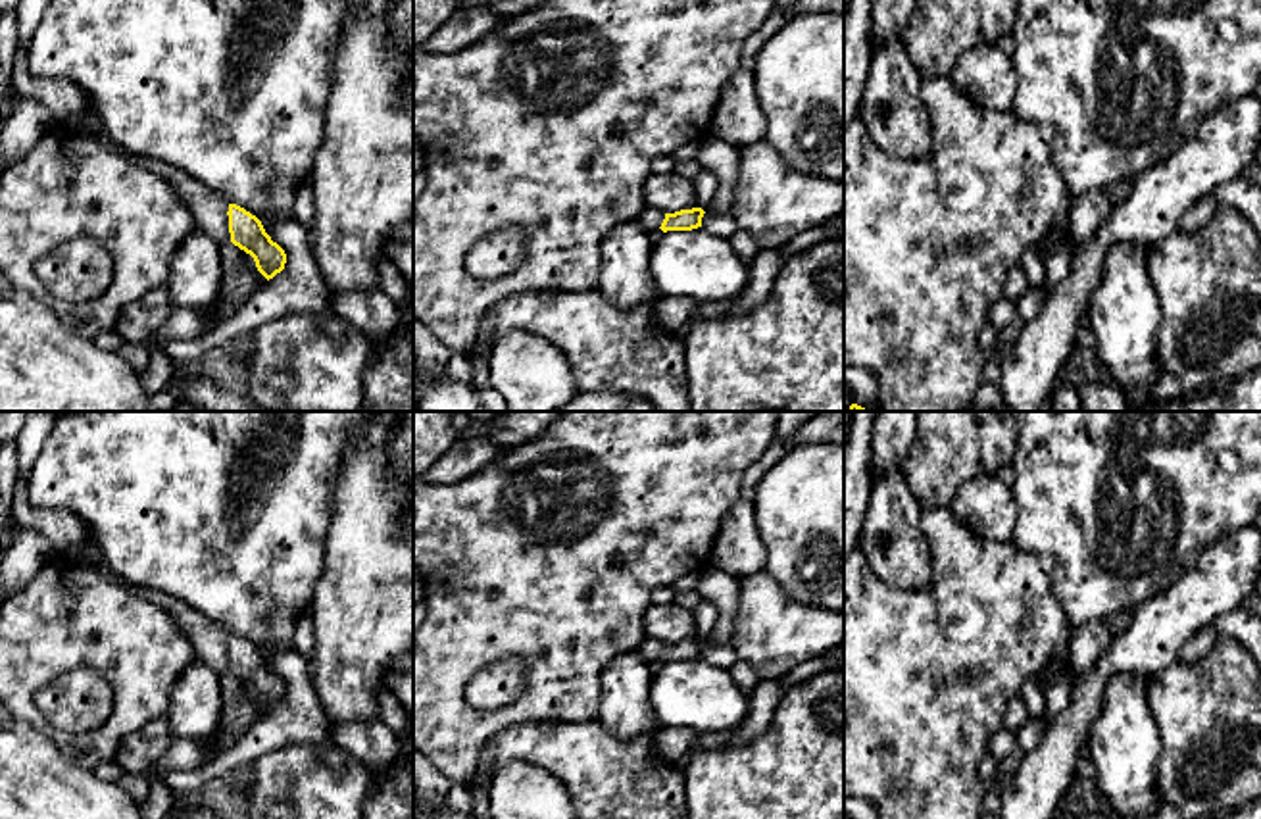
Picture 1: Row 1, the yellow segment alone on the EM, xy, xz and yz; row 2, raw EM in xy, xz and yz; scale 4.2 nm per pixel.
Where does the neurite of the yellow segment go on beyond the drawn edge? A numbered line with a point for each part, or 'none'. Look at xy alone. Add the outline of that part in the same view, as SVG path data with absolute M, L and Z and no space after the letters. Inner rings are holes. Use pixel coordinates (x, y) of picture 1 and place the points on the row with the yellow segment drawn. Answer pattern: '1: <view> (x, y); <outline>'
1: xy (210, 210); M138 156L135 158L173 186L173 192L186 204L202 233L210 235L217 244L231 242L227 198L173 165L158 160L146 161Z

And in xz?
1: xz (650, 218); M644 208L642 213L638 215L642 229L646 229L648 233L657 231L663 219L665 213L655 208Z

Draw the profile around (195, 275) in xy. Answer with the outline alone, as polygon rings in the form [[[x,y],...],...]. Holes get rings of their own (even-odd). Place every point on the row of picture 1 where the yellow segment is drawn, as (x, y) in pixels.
[[[206,233],[186,236],[169,265],[169,298],[173,310],[186,308],[206,315],[221,292],[219,244]]]

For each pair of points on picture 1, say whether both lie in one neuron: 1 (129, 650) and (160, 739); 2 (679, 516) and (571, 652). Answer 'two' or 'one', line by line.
1: two
2: one

